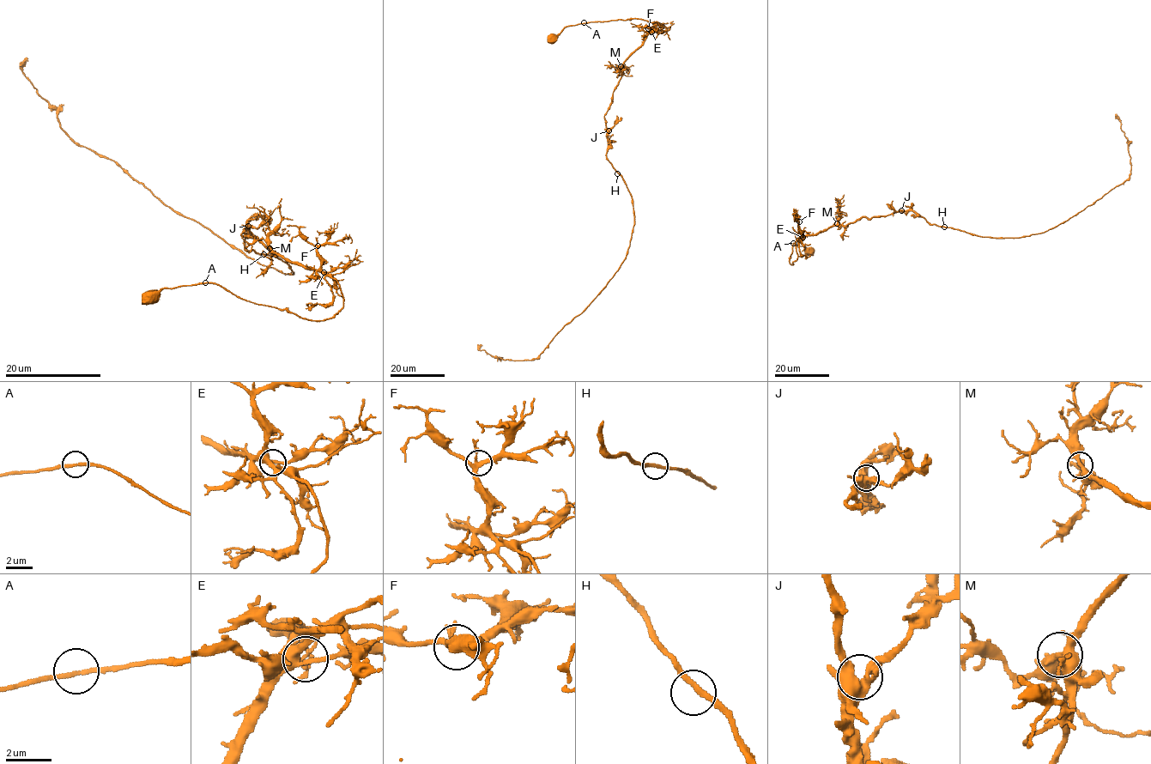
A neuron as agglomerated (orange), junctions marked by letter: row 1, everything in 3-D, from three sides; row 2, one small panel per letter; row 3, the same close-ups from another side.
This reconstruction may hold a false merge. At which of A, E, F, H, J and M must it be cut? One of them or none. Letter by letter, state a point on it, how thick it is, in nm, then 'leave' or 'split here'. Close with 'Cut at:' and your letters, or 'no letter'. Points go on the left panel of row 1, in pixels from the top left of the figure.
A: at (205, 282); 200 nm thick; leave
E: at (324, 272); 300 nm thick; leave
F: at (318, 245); 280 nm thick; leave
H: at (263, 254); 240 nm thick; leave
J: at (248, 226); 460 nm thick; leave
M: at (269, 248); 320 nm thick; leave
Cut at: no letter

